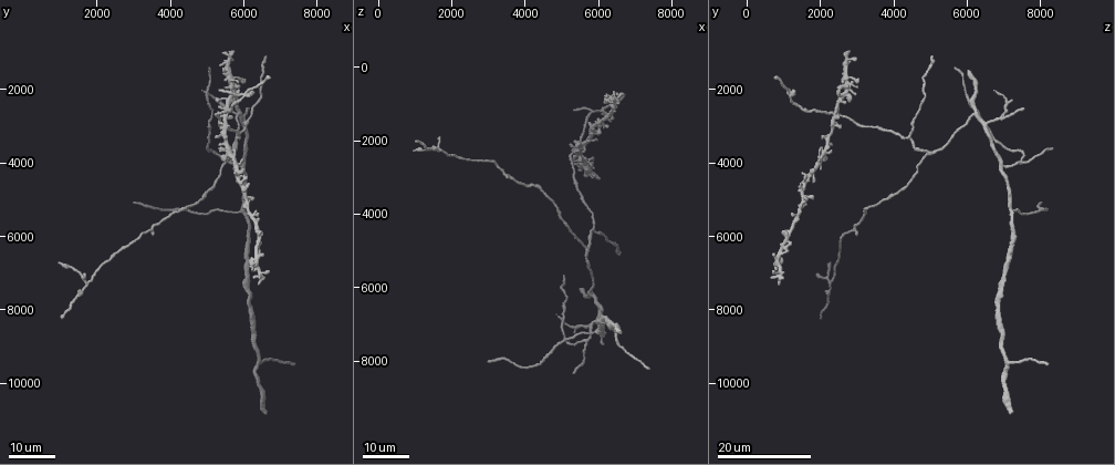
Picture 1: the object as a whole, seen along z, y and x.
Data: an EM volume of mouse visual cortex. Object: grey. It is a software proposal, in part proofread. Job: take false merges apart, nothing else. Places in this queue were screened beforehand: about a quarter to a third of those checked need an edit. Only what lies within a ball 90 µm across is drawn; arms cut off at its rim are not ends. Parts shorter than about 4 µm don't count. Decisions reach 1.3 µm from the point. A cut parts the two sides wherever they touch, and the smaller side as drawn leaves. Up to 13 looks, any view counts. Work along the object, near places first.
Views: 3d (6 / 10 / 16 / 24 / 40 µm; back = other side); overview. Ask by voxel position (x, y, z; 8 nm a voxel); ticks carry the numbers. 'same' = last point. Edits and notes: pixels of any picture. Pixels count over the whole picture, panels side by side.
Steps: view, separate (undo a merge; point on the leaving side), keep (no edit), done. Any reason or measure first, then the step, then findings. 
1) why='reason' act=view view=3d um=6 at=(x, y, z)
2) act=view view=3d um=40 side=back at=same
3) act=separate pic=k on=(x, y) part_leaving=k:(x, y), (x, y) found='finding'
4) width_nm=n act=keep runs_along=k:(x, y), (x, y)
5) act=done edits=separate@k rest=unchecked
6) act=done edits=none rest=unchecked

why='three arms meet' act=view view=3d um=24 at=(6400, 9450, 7100)

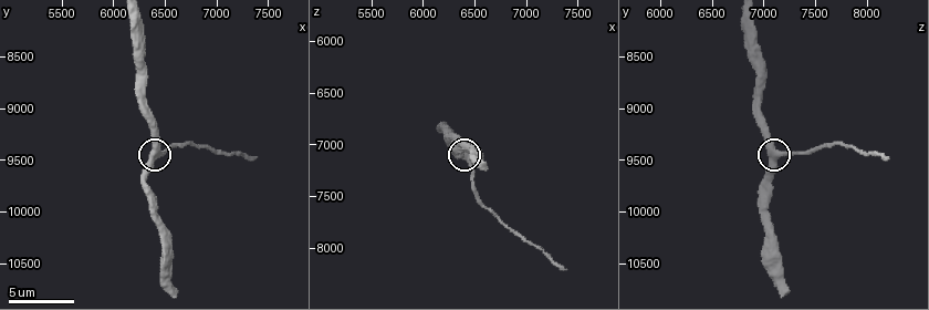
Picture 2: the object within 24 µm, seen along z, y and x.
act=view view=3d um=6 at=(6440, 9460, 7140)

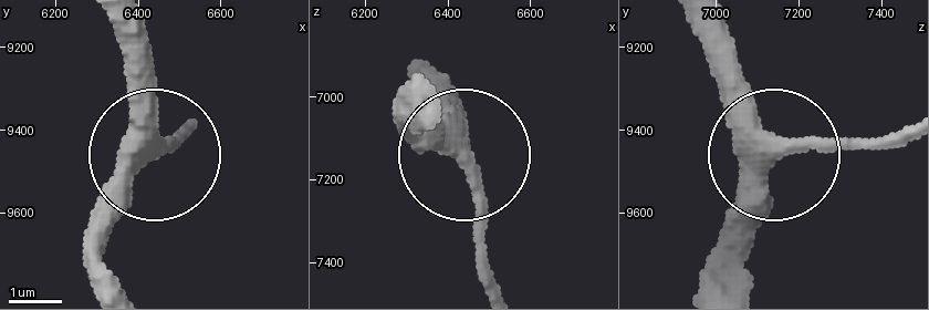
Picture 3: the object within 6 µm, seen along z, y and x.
width_nm=320 act=keep runs_along=3:(112, 23), (152, 155), (85, 244) found='one neuron here'

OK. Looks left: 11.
why='three-way junction' act=view view=3d um=16 at=(5650, 3950, 7450)

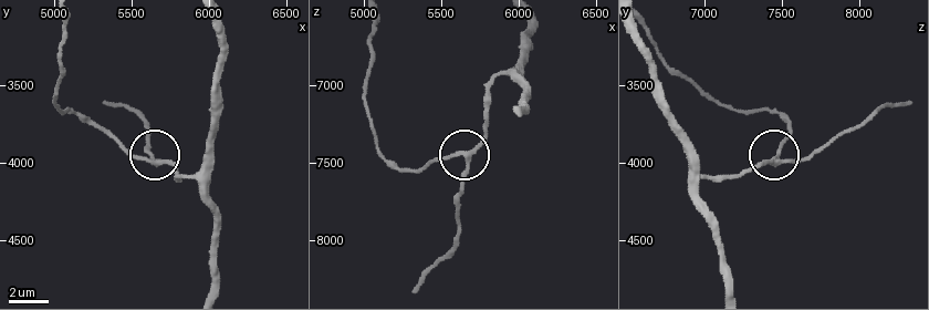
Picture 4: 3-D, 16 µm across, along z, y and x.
act=view view=3d um=10 at=(5660, 4000, 7480)

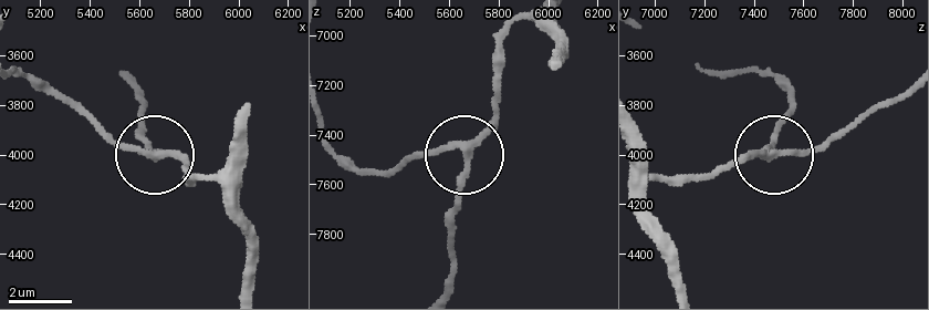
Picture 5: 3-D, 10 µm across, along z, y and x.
act=view view=3d um=6 at=(5670, 3990, 7470)

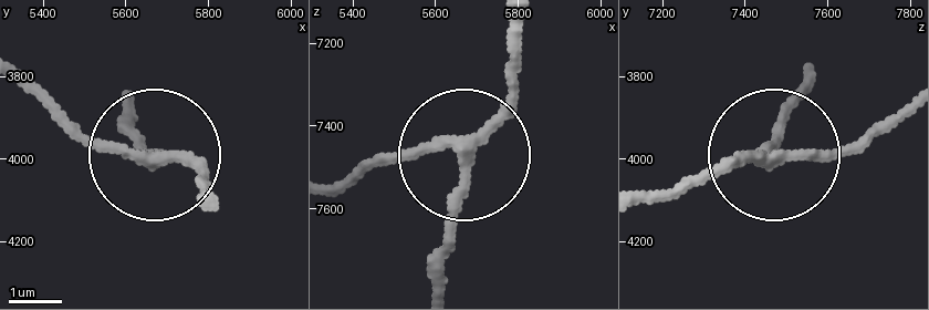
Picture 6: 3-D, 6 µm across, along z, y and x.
side_arm_um=9 arms=3 act=keep found='one neuron here'

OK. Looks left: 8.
why='thin arm on a thick one' act=view view=3d um=24 at=(5900, 4050, 7000)

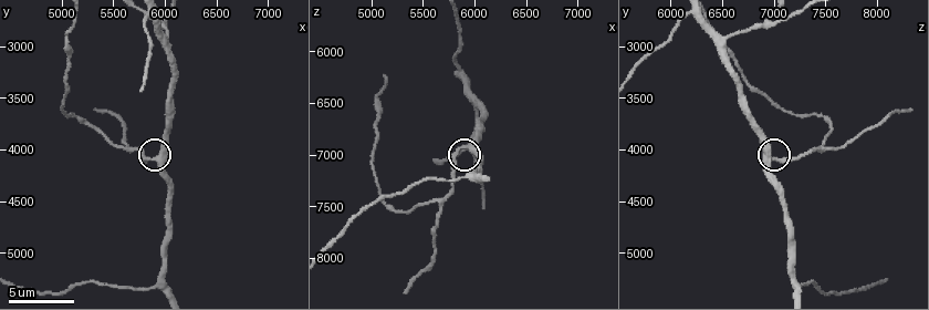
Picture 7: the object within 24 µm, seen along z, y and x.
why='zoom in' act=view view=3d um=10 at=(5880, 4100, 6940)

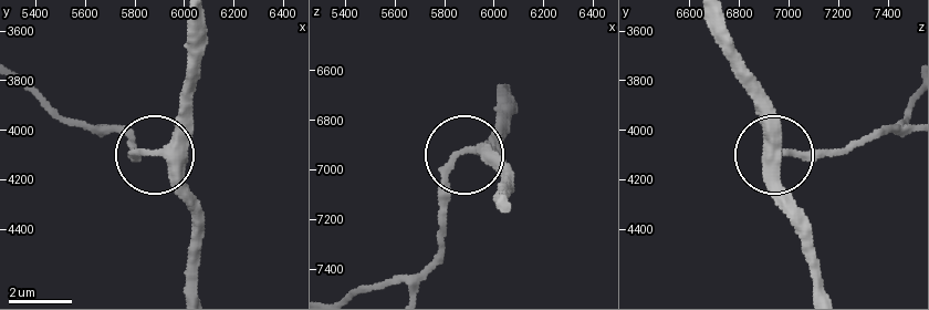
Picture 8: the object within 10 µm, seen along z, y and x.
why='from behind' act=view view=3d um=10 side=back at=(5890, 4090, 6930)

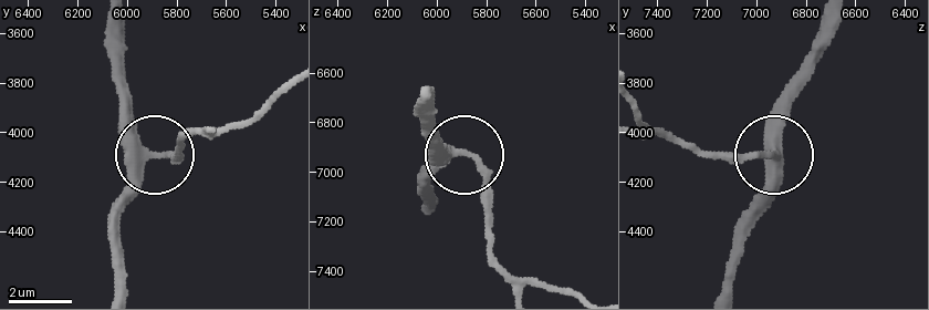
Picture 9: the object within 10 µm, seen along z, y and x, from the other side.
arms=3 act=keep found='all the same neuron'

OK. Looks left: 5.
why='a fork' act=view view=3d um=6 at=(5940, 5320, 7200)

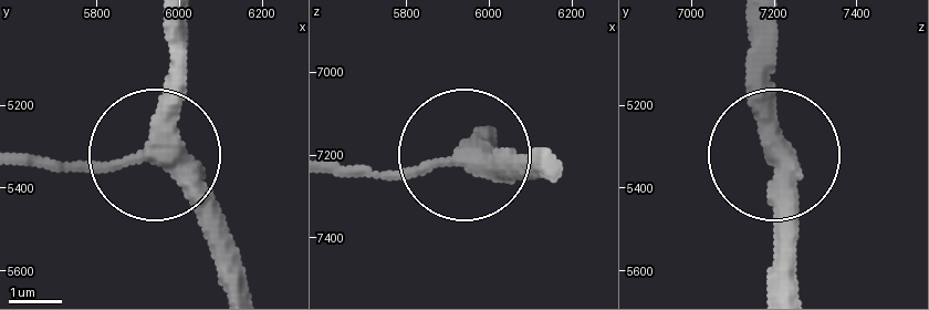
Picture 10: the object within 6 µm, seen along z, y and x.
arms=3 act=keep runs_along=10:(181, 28), (181, 121), (168, 147), (142, 161), (28, 161) found='all the same neuron'

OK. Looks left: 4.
why='three-way junction' act=view view=3d um=6 at=(6020, 2960, 6480)

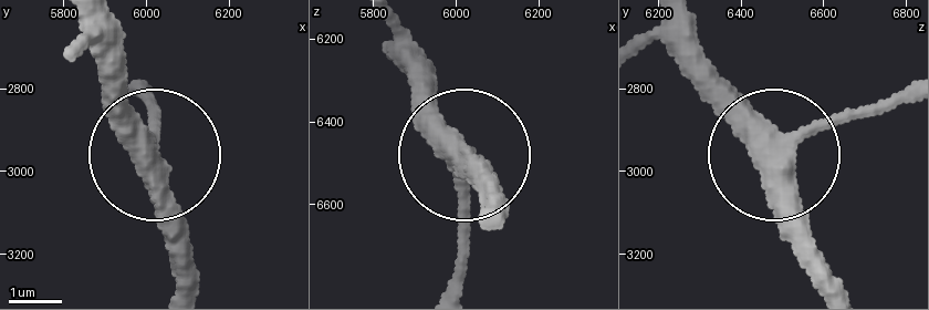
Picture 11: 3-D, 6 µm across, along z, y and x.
arms=3 act=keep runs_along=11:(79, 55), (92, 51), (113, 117), (144, 153), (148, 95) found='one neuron here'

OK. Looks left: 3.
act=view view=3d um=24 at=(5250, 2600, 2350)

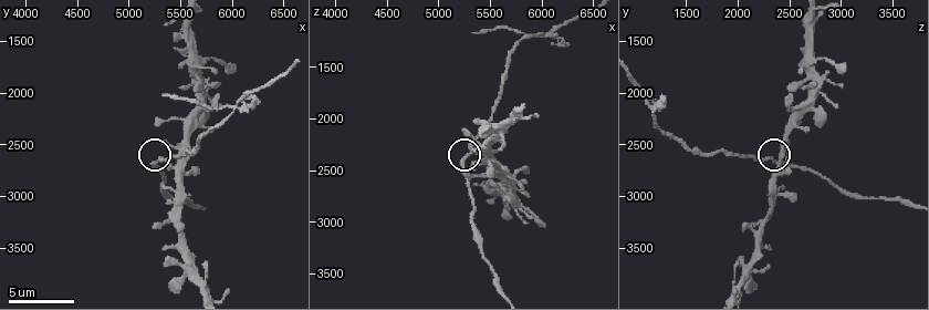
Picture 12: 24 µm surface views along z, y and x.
why='zoom in' act=view view=3d um=10 at=(5320, 2660, 2320)

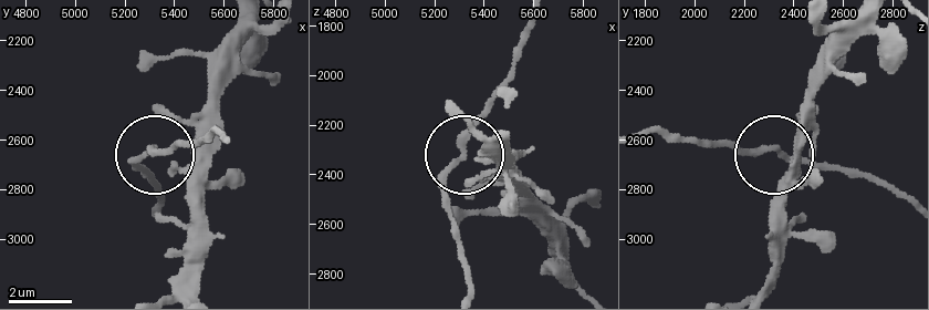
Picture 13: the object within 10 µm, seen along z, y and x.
side_arm_um=22 arms=3 act=keep found='all the same neuron'

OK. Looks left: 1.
act=done edits=none rest=unchecked

